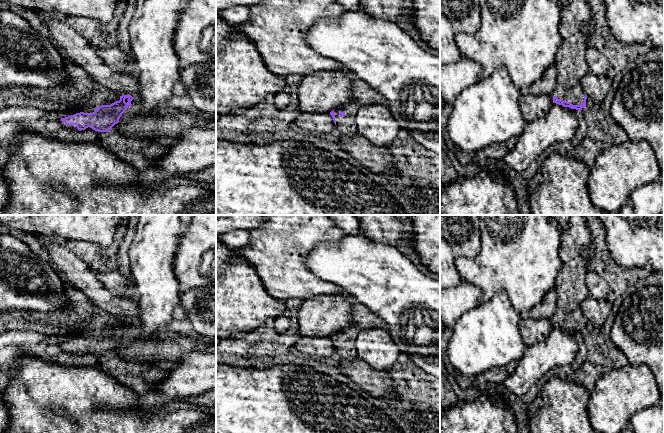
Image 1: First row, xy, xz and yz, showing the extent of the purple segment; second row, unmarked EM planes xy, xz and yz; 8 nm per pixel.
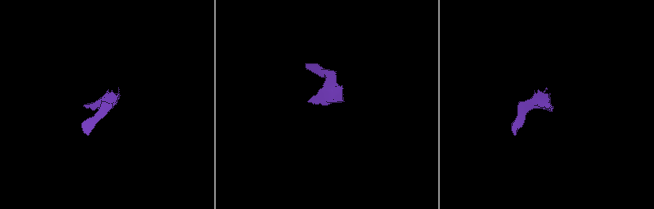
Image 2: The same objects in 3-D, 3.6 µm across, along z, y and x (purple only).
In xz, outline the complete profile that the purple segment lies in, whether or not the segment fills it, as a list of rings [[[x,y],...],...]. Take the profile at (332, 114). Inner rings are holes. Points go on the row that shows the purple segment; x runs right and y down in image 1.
[[[354,103],[346,104],[338,107],[330,112],[333,121],[336,125],[335,131],[342,135],[357,134],[357,127],[355,123],[355,116],[358,106]]]

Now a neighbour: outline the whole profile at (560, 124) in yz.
[[[553,103],[548,113],[531,123],[525,123],[524,132],[517,138],[512,150],[503,157],[504,170],[524,172],[554,143],[571,141],[579,124],[581,112]]]

